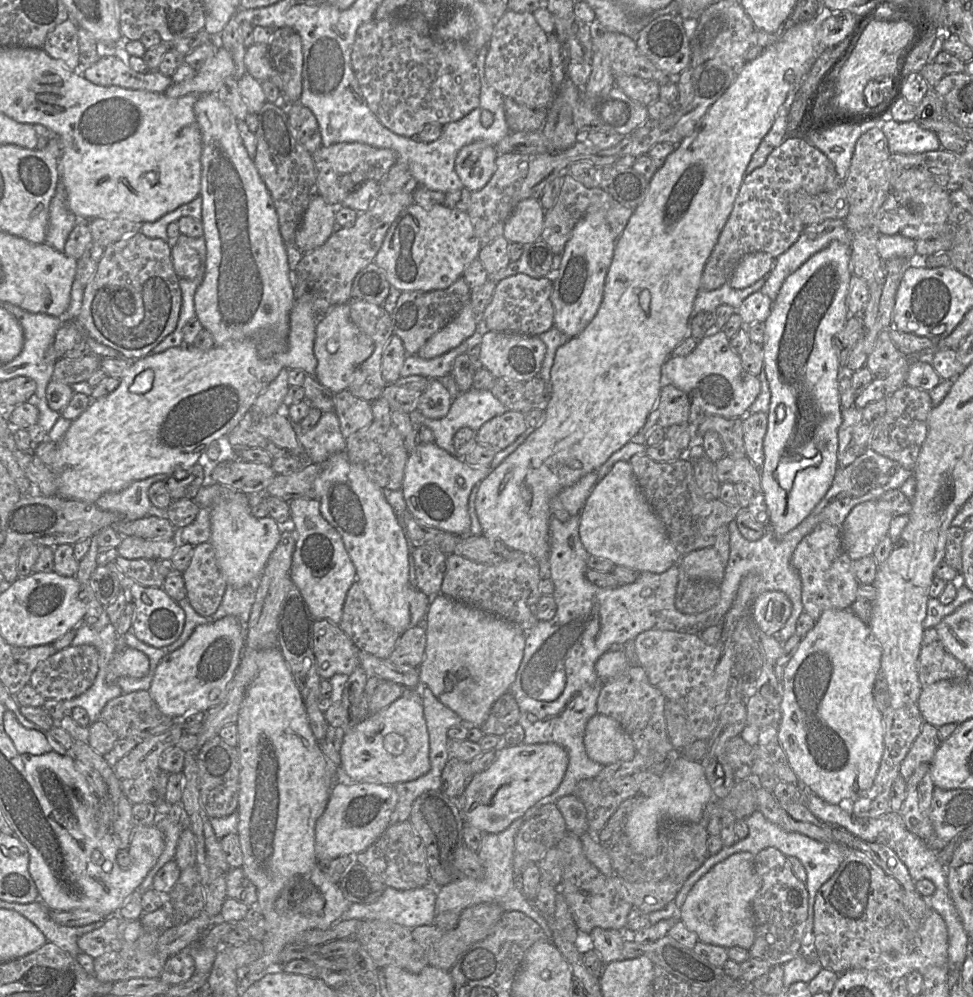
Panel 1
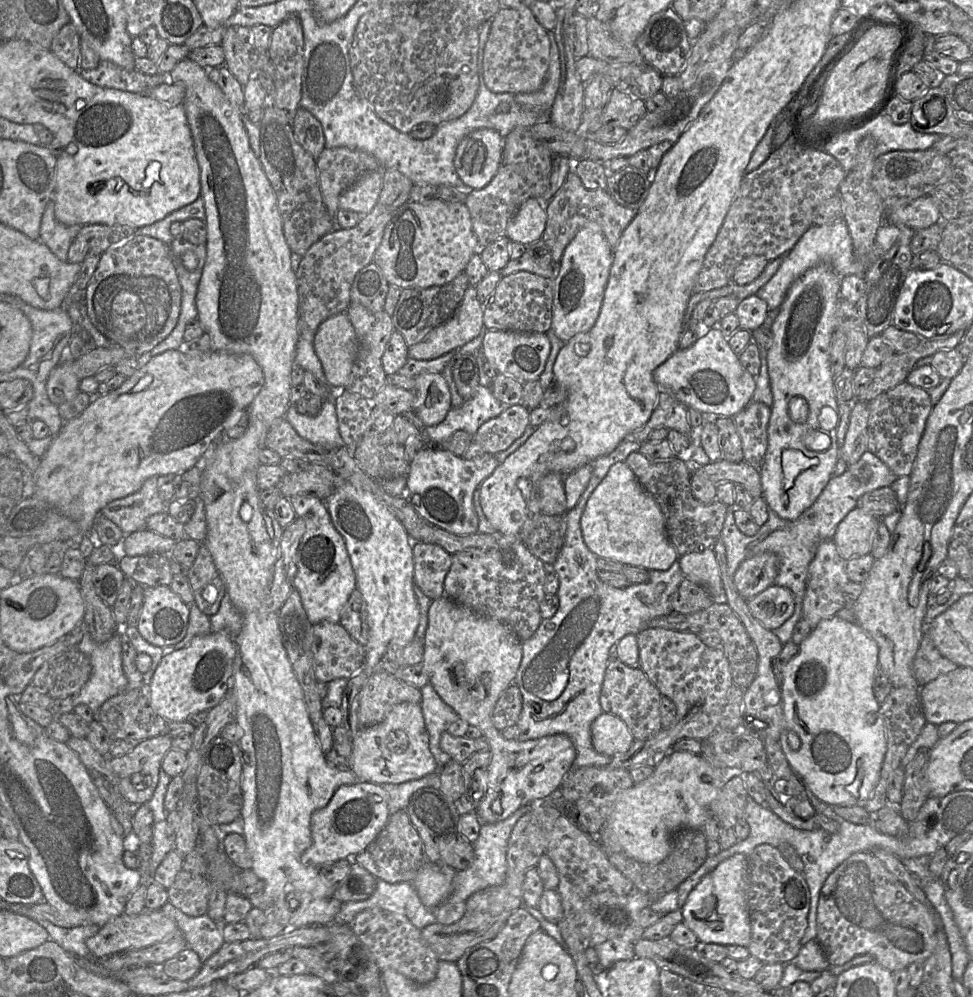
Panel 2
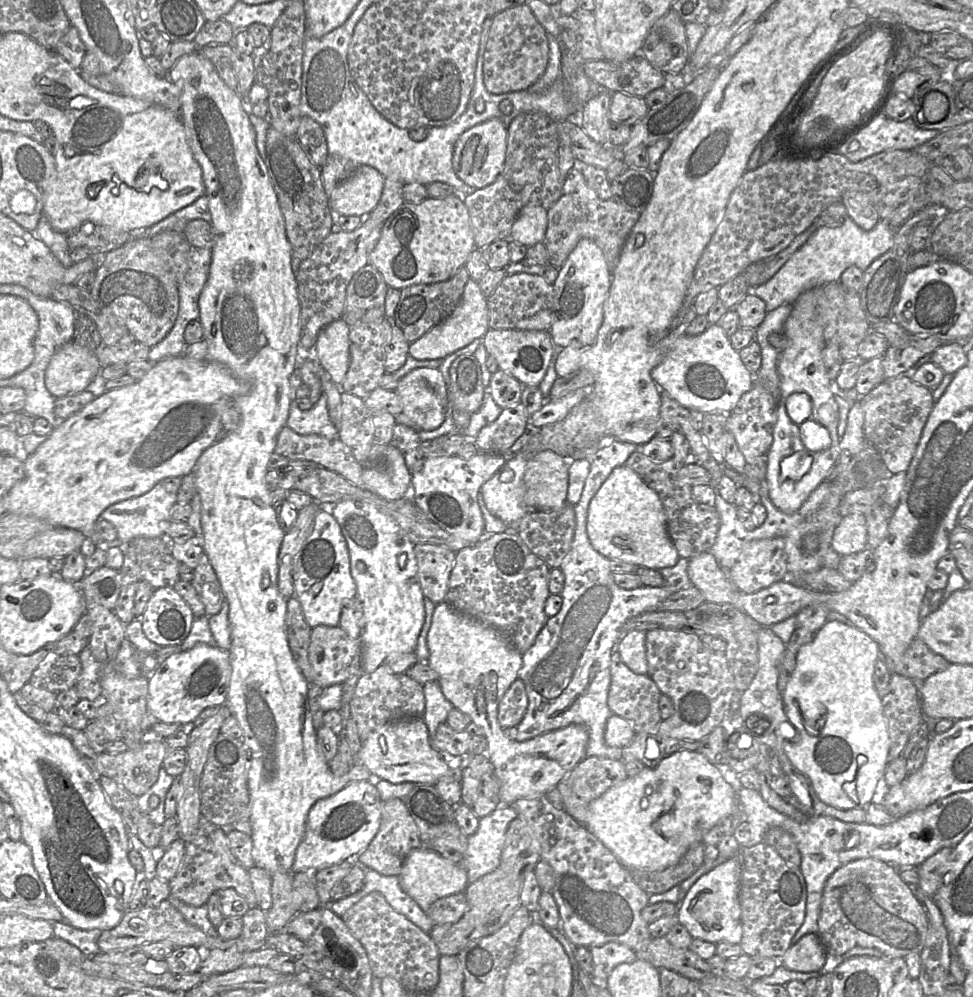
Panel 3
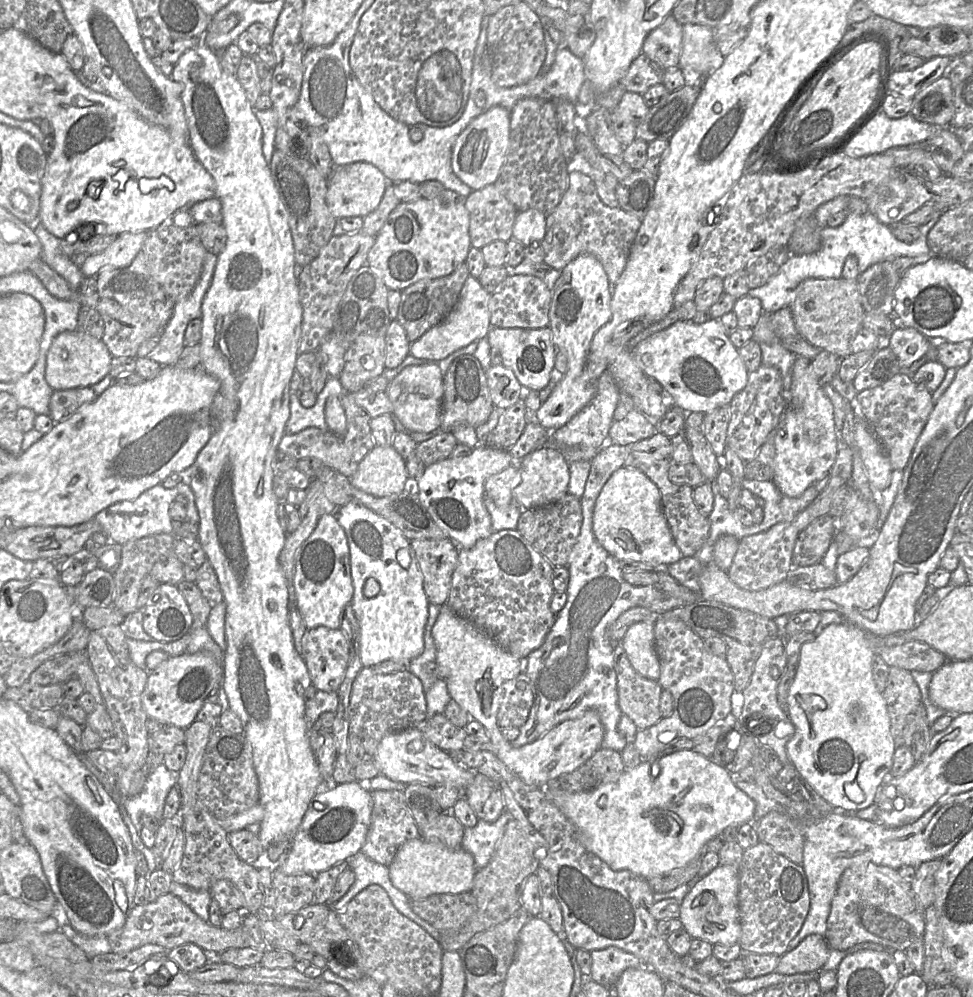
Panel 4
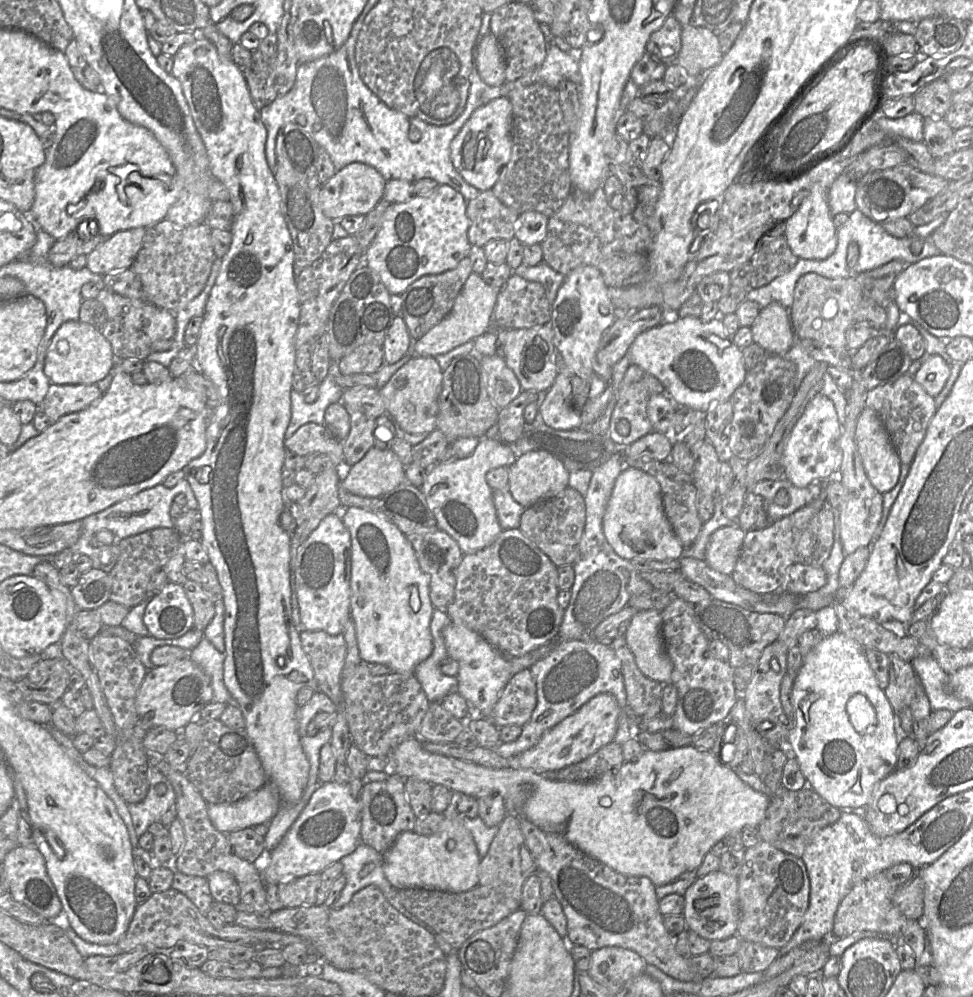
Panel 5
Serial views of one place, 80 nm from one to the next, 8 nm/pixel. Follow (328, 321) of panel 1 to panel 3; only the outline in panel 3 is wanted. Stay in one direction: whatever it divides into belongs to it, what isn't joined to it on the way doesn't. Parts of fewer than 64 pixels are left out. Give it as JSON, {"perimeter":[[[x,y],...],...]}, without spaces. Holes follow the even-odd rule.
{"perimeter":[[[339,318],[326,325],[318,334],[314,358],[341,385],[350,365],[350,326]]]}

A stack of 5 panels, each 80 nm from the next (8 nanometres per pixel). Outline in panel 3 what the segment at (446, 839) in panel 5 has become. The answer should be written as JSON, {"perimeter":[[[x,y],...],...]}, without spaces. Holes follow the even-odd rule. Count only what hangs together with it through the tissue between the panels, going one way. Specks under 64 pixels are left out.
{"perimeter":[[[423,845],[408,855],[403,863],[398,879],[402,890],[409,895],[424,912],[439,898],[464,892],[468,885],[467,872],[462,864],[455,864]]]}

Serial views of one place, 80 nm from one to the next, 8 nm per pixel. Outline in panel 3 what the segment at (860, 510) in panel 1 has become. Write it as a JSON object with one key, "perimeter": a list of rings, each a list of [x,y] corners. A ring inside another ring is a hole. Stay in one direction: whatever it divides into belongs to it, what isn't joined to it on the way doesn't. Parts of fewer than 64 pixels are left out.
{"perimeter":[[[854,513],[843,517],[834,531],[831,546],[840,556],[850,555],[868,548],[865,515]]]}

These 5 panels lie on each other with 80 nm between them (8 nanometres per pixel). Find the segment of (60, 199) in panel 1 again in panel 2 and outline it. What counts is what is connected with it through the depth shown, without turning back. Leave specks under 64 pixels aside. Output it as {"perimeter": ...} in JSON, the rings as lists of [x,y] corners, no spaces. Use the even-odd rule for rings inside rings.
{"perimeter":[[[51,199],[45,207],[41,225],[40,241],[61,261],[68,261],[68,250],[72,242],[71,229],[60,223],[54,213],[54,201]]]}

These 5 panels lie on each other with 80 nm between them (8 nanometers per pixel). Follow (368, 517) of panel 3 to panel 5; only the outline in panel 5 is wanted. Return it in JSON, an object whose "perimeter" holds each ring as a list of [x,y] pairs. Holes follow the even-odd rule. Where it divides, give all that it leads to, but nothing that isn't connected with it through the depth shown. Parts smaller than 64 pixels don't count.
{"perimeter":[[[348,507],[342,521],[351,536],[350,614],[356,628],[360,658],[362,662],[387,665],[393,672],[414,674],[415,667],[433,651],[430,622],[435,608],[429,594],[429,576],[421,570],[407,537],[391,521],[359,507]],[[413,585],[417,586],[421,601],[421,607],[416,612],[409,603]]]}

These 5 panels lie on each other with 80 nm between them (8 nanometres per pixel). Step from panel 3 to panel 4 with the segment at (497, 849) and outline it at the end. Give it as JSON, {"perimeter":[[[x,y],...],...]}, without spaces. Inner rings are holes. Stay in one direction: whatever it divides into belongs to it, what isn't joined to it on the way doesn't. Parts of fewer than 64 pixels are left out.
{"perimeter":[[[504,811],[493,823],[478,819],[475,826],[464,828],[461,847],[472,854],[476,871],[485,867],[490,861],[510,818]]]}

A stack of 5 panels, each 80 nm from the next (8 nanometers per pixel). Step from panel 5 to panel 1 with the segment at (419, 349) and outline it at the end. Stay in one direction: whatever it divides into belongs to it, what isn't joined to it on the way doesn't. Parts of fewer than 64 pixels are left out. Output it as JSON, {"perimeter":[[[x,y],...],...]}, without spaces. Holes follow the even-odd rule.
{"perimeter":[[[469,300],[452,321],[427,340],[417,354],[431,359],[457,347],[474,333],[478,319]]]}

